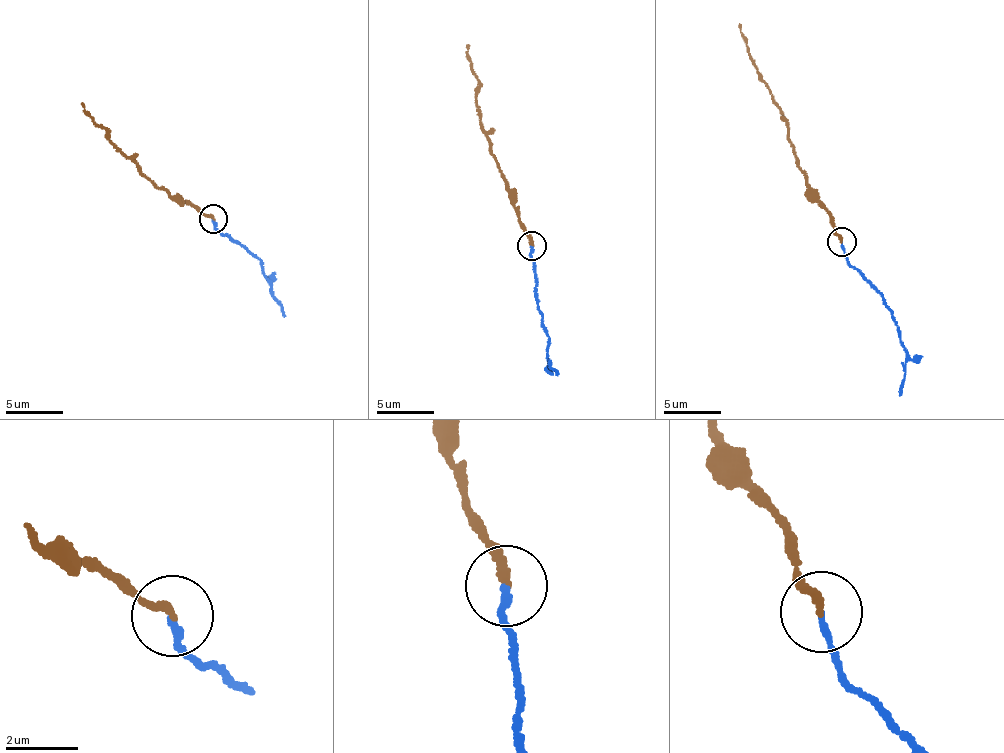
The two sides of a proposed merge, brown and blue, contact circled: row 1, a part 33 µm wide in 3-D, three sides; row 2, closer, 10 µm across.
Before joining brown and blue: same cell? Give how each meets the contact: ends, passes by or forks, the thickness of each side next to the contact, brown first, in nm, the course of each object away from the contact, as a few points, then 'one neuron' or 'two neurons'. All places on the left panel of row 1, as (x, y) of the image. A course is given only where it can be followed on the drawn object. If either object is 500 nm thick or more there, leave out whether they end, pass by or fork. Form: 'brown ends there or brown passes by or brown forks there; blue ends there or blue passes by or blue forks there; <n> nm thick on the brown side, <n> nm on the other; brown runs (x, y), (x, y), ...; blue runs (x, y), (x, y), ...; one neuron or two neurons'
brown ends there; blue ends there; 200 nm thick on the brown side, 170 nm on the other; brown runs (212, 218), (152, 185), (139, 163), (125, 156), (110, 140), (108, 130), (94, 123), (83, 101); blue runs (212, 218), (213, 227), (260, 261), (271, 297), (284, 318); one neuron

